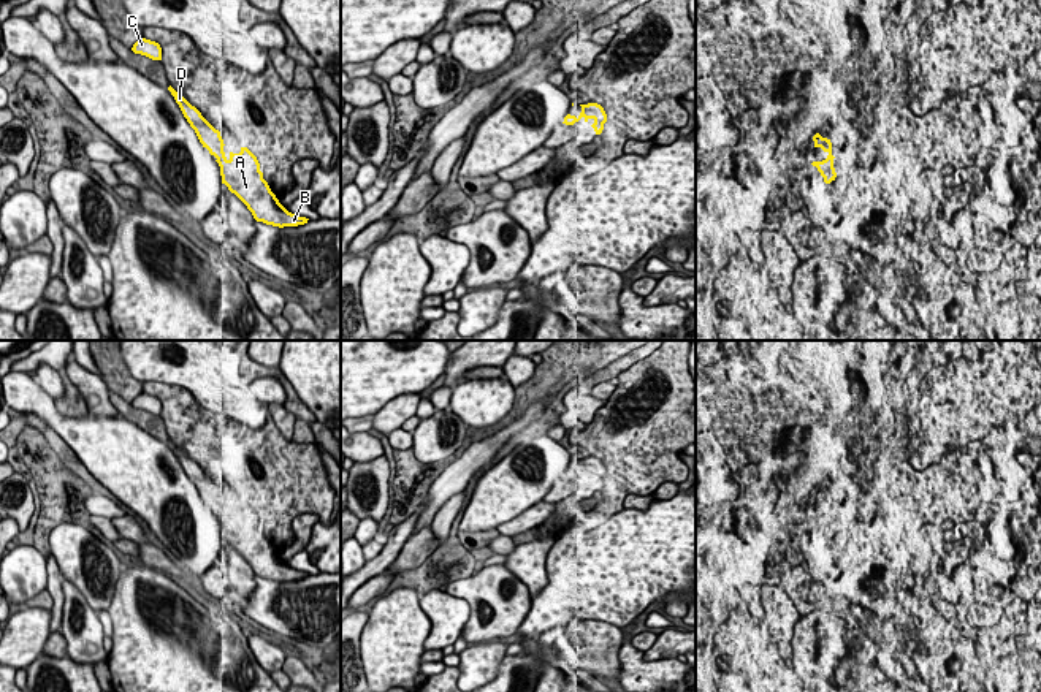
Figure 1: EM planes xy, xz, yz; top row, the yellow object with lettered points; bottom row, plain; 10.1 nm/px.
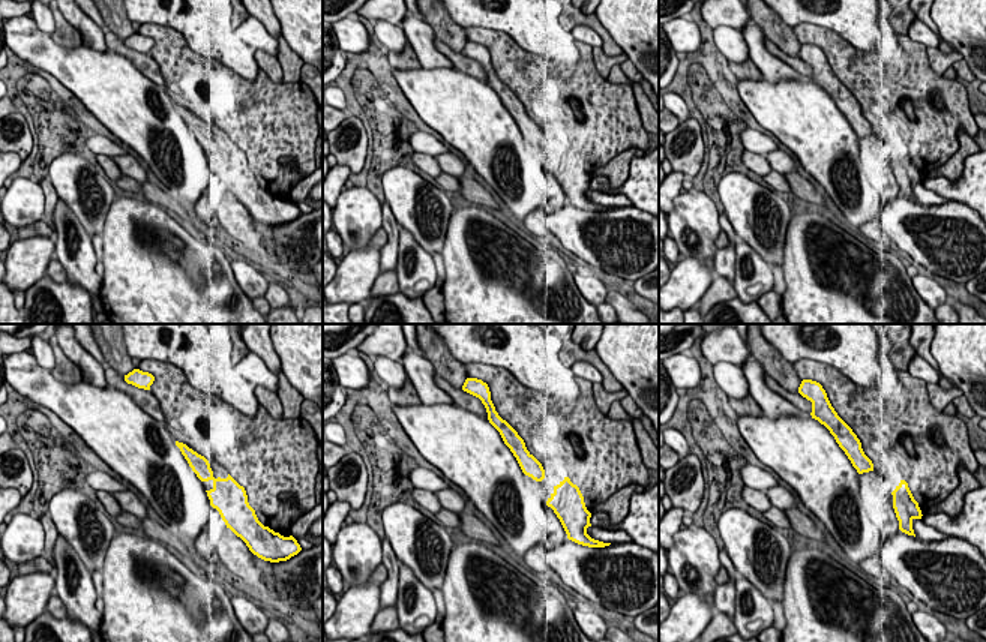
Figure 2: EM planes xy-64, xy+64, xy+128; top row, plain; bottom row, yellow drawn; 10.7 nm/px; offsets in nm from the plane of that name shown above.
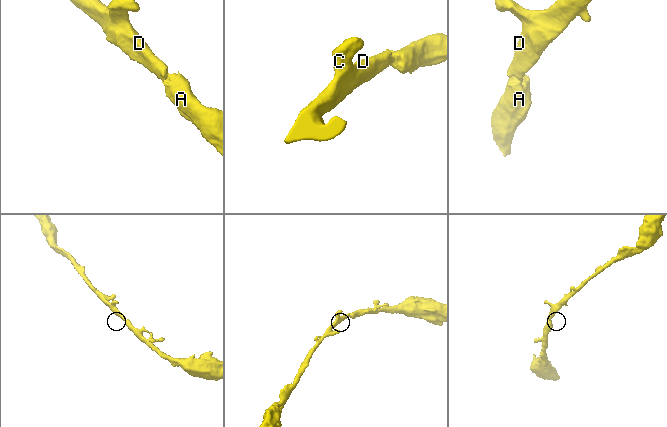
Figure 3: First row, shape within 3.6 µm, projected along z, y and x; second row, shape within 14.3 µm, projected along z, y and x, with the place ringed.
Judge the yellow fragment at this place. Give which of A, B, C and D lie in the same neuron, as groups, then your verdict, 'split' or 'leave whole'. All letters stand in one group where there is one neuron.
A B C D; leave whole

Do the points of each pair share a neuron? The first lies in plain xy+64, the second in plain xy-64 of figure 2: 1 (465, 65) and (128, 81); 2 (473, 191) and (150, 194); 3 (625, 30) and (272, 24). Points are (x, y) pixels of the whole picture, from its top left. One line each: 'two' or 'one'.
1: two
2: one
3: two

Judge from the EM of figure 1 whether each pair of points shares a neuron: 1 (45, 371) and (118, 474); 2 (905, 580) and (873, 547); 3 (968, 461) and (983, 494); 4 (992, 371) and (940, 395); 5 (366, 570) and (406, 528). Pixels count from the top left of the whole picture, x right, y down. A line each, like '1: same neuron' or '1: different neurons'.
1: different neurons
2: same neuron
3: same neuron
4: same neuron
5: same neuron

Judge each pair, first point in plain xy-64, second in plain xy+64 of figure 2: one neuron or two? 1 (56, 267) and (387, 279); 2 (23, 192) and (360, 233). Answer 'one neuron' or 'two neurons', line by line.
1: one neuron
2: one neuron

